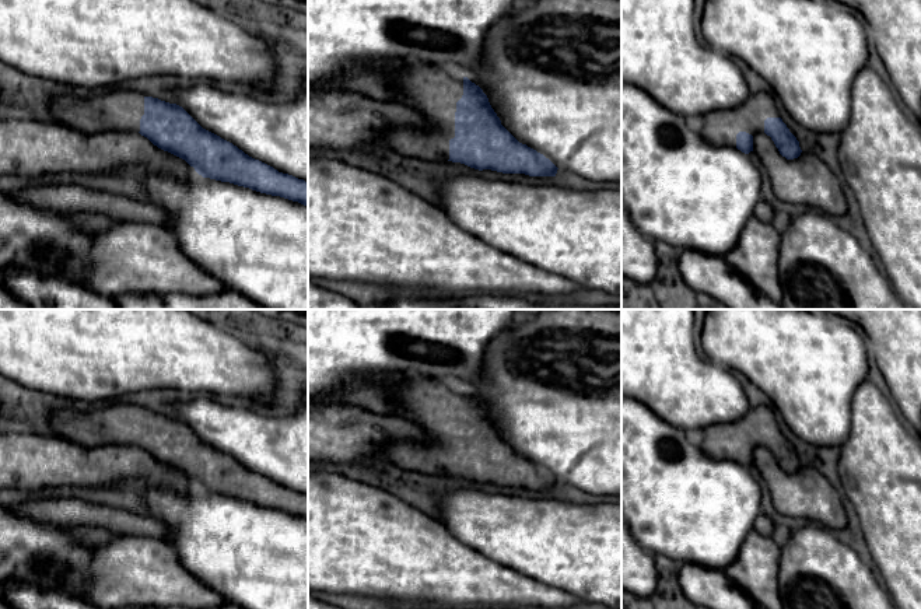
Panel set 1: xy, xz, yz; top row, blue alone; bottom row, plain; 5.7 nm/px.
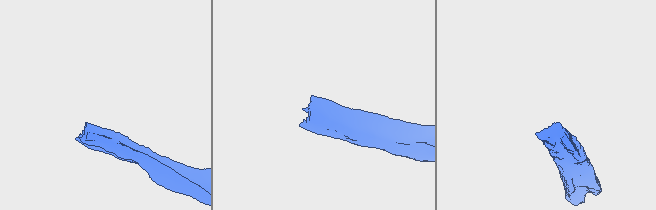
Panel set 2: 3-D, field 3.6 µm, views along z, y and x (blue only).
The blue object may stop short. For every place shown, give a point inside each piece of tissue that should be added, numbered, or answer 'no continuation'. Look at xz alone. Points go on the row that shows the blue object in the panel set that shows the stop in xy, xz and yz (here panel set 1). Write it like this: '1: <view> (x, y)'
1: xz (433, 91)

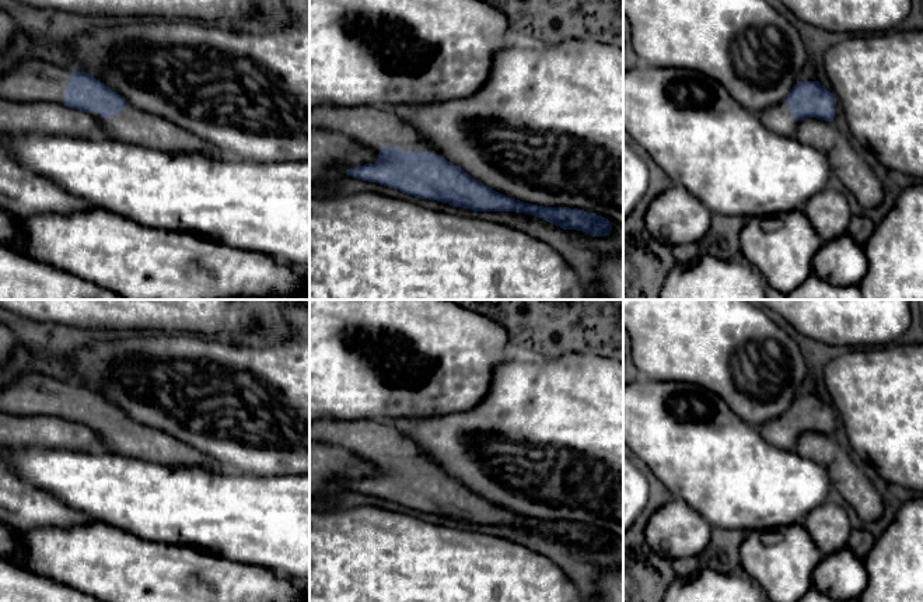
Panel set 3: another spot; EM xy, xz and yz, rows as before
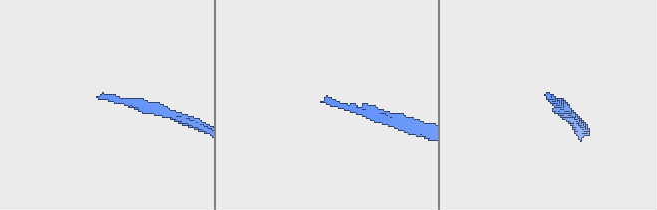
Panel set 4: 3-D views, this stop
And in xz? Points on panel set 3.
1: xz (371, 126)

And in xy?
1: xy (130, 125)

